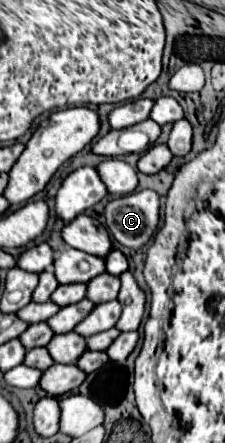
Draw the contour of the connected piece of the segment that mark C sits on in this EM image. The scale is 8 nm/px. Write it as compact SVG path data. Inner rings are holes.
M145 189L111 201L105 207L105 225L125 247L143 247L159 227L159 195Z

